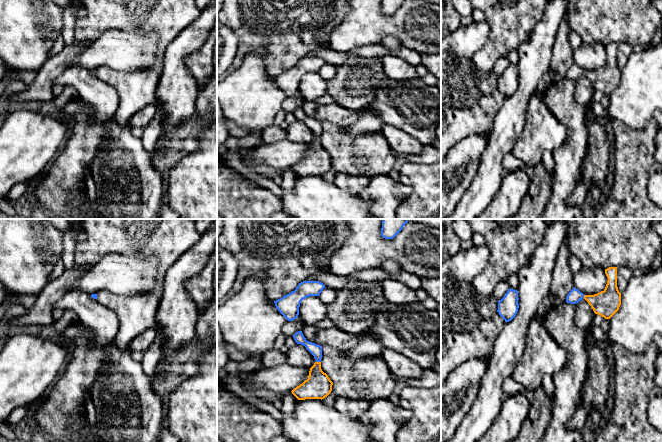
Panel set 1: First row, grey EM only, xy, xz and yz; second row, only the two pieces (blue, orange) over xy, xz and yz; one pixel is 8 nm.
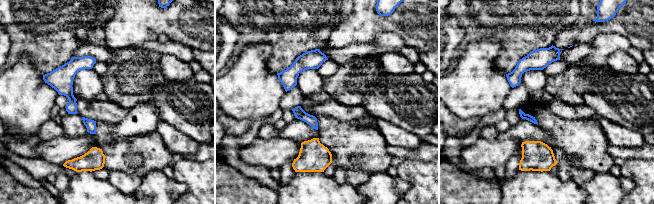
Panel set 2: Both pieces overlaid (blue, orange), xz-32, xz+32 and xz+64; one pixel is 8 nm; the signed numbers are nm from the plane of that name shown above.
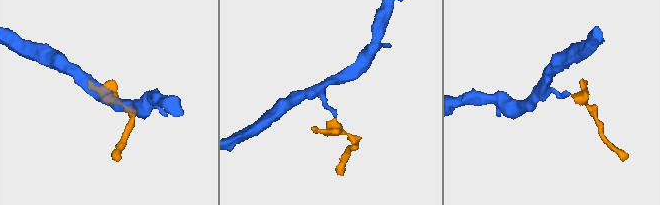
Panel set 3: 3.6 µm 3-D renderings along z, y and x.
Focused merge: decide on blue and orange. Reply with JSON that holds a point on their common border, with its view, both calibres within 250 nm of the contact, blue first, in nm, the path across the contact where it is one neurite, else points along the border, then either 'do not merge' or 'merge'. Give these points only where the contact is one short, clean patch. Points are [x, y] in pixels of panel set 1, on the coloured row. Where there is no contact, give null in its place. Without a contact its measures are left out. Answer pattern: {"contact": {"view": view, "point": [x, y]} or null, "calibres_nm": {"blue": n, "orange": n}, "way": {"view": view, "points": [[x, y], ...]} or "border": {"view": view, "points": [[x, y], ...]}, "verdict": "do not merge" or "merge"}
{"contact": {"view": "xz", "point": [318, 361]}, "calibres_nm": {"blue": 100, "orange": 200}, "way": {"view": "xz", "points": [[316, 350], [318, 361], [318, 385]]}, "verdict": "merge"}

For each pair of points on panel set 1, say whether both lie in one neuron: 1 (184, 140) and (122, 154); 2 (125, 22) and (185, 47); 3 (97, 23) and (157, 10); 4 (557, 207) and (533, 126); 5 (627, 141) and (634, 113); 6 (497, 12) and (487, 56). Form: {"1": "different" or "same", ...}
{"1": "different", "2": "different", "3": "same", "4": "different", "5": "different", "6": "same"}

